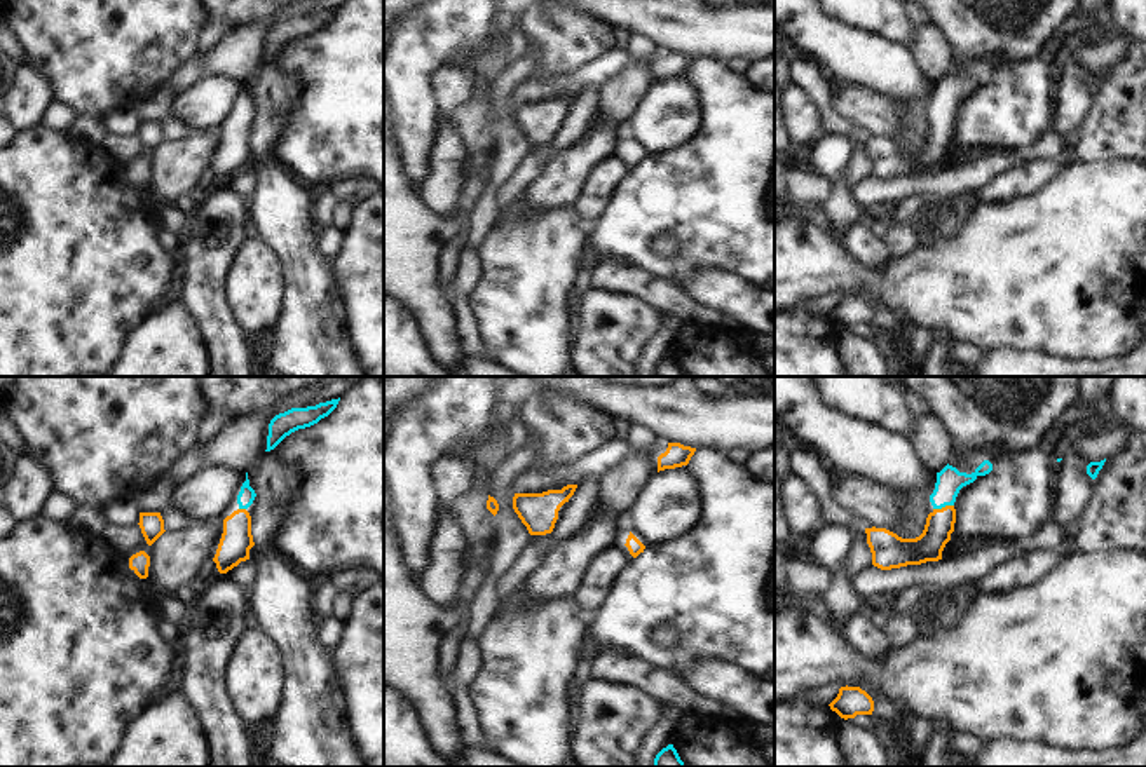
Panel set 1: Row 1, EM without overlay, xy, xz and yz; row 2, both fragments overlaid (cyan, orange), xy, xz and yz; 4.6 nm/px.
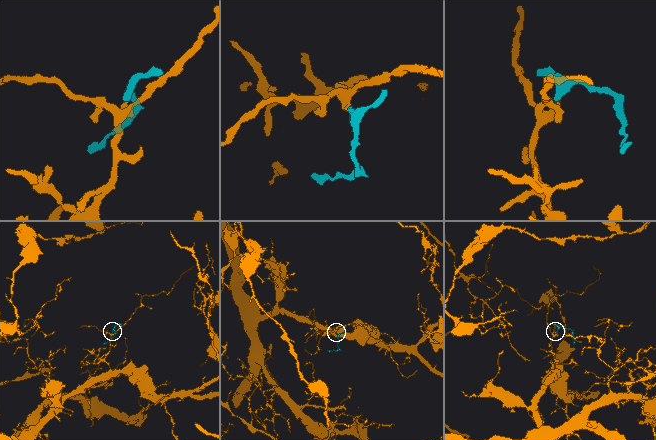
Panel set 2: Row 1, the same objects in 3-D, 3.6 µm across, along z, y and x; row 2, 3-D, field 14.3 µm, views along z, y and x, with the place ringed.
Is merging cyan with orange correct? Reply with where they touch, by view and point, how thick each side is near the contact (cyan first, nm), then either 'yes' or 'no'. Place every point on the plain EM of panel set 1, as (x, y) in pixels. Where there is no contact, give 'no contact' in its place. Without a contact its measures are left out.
yz (942, 115) | 120/140 nm | yes

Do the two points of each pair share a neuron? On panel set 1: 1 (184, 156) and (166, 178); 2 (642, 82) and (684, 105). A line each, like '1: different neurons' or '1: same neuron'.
1: same neuron
2: different neurons

